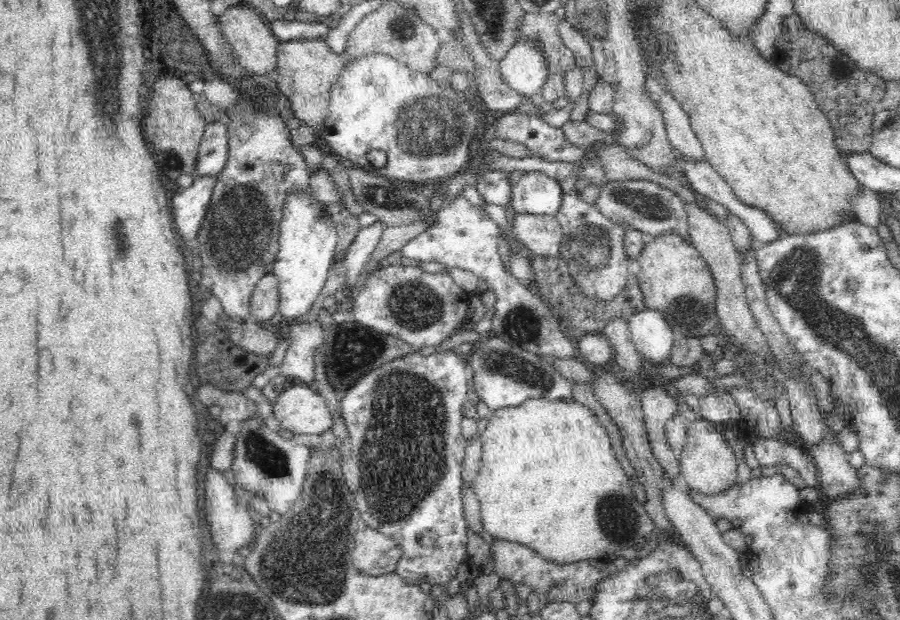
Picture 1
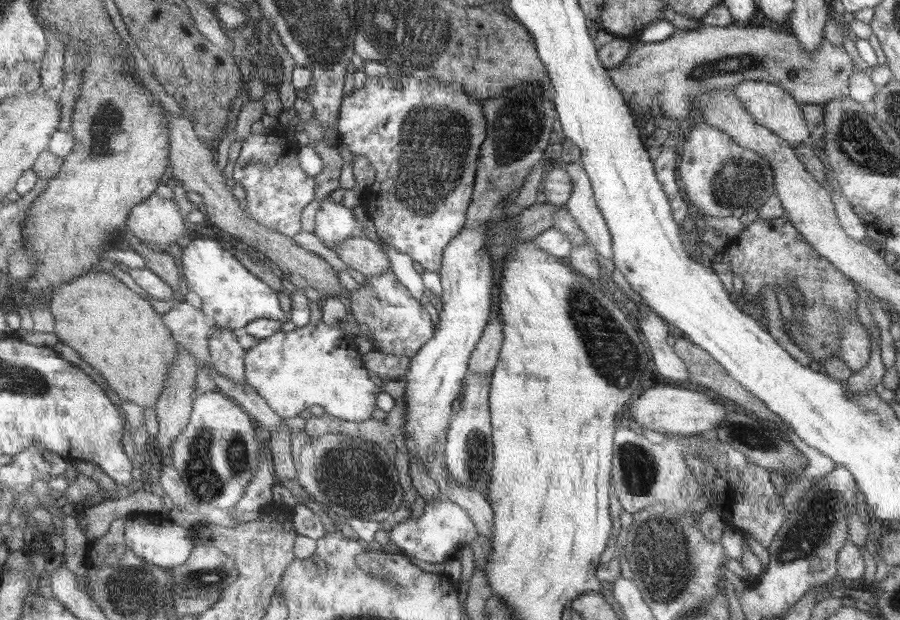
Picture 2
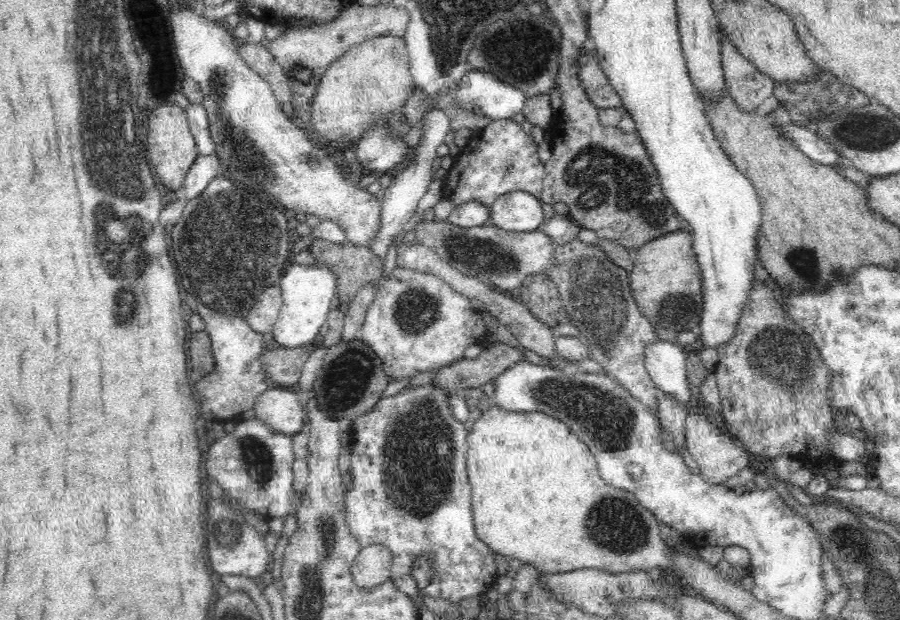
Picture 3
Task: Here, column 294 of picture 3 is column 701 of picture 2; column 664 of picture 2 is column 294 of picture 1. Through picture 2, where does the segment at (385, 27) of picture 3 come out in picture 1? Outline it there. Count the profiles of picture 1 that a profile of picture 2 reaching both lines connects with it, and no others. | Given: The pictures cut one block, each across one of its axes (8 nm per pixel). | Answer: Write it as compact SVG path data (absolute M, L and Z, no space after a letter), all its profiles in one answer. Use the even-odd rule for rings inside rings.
M302 40L302 42L280 42L276 48L276 70L278 88L288 98L294 116L306 122L306 126L320 128L328 116L330 92L344 62L340 54L334 54L324 40Z

